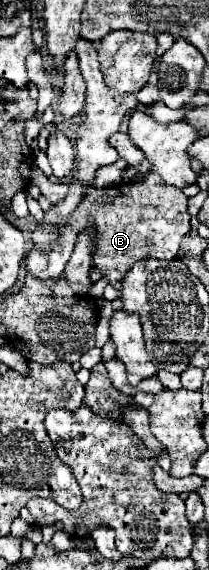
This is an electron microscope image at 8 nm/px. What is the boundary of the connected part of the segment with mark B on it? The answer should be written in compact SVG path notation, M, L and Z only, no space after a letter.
M150 173L140 183L124 183L120 187L104 187L90 189L80 207L70 217L66 227L60 227L58 241L50 253L30 251L26 255L26 273L38 279L52 279L64 271L64 265L70 259L76 235L84 229L96 225L98 227L98 249L94 255L94 267L98 267L118 291L122 287L122 279L130 271L130 267L142 259L174 259L180 247L180 239L190 231L190 213L188 213L188 197L178 187L170 187L162 181L158 173Z

